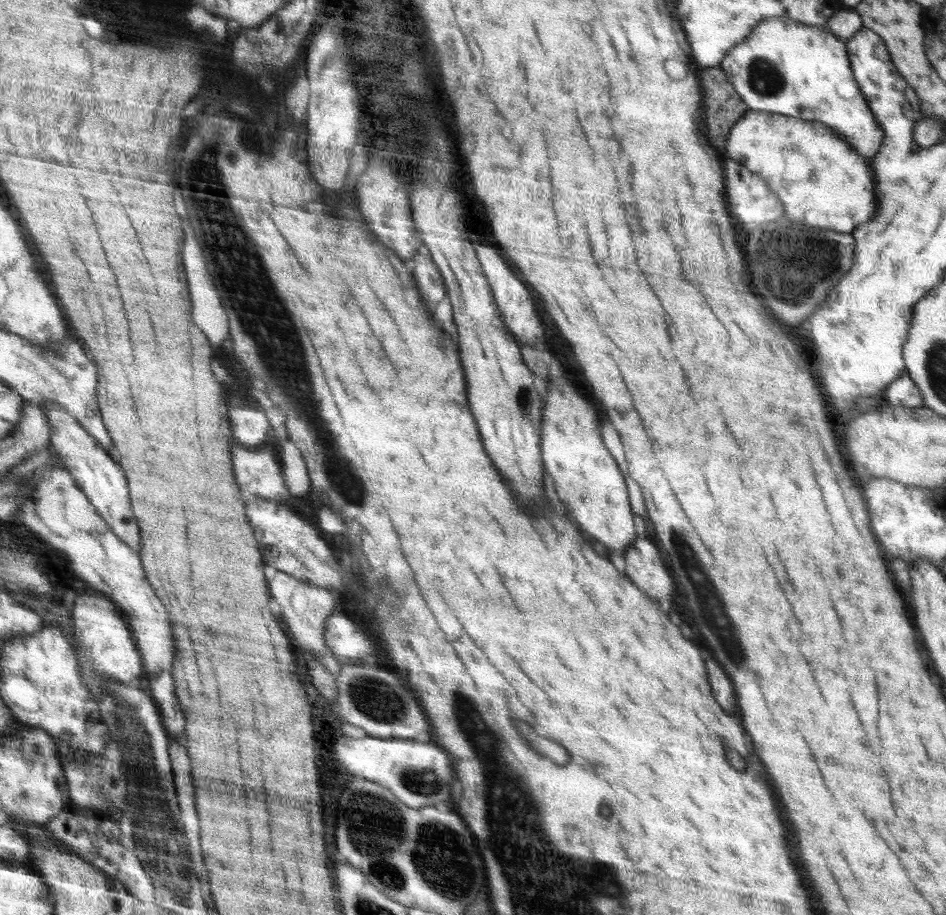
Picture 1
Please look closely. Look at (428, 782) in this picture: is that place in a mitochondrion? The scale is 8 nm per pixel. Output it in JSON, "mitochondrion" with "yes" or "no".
{"mitochondrion":"yes"}

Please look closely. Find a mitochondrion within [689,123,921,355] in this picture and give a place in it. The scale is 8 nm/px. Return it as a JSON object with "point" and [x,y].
{"point":[791,265]}

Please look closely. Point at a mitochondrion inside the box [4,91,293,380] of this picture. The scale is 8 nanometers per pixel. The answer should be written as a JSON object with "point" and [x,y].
{"point":[61,355]}

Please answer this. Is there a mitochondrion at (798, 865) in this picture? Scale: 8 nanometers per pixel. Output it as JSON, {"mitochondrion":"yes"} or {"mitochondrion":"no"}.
{"mitochondrion":"no"}

